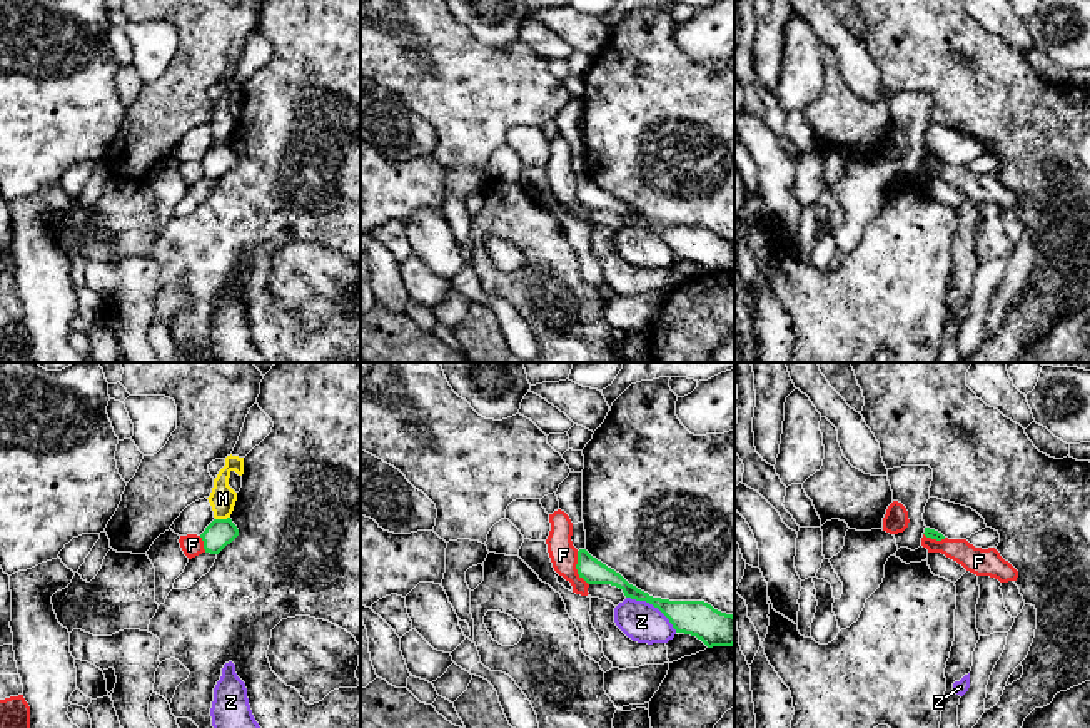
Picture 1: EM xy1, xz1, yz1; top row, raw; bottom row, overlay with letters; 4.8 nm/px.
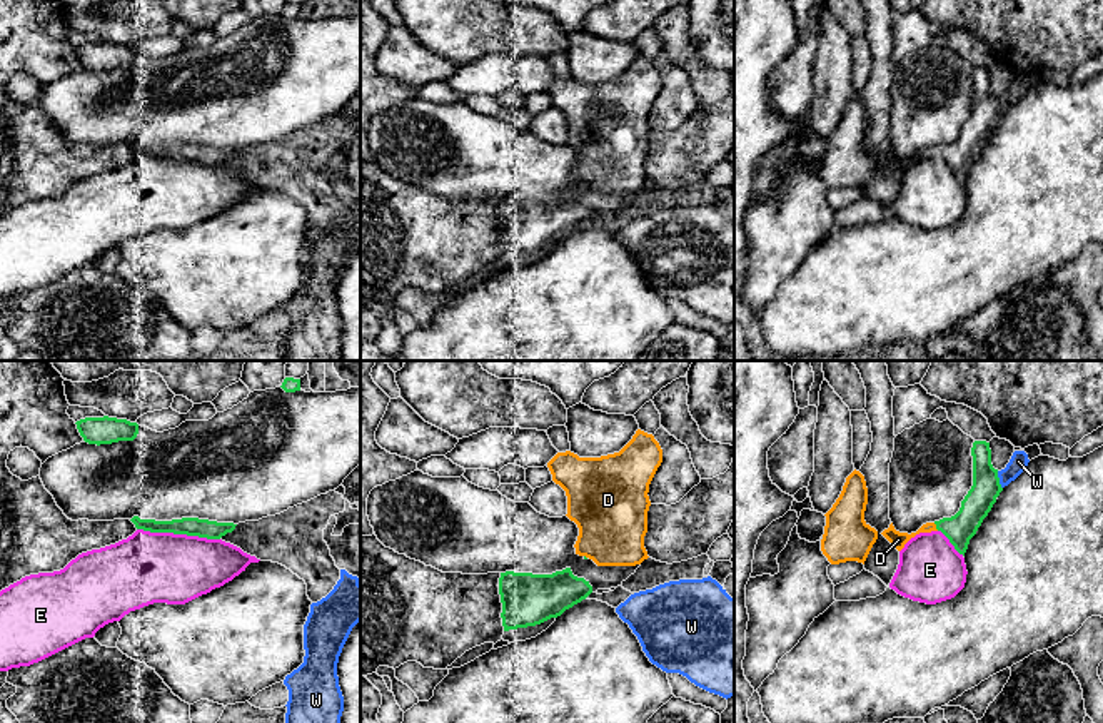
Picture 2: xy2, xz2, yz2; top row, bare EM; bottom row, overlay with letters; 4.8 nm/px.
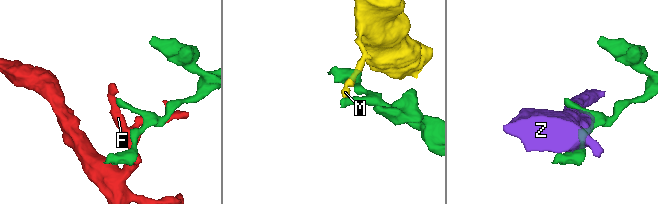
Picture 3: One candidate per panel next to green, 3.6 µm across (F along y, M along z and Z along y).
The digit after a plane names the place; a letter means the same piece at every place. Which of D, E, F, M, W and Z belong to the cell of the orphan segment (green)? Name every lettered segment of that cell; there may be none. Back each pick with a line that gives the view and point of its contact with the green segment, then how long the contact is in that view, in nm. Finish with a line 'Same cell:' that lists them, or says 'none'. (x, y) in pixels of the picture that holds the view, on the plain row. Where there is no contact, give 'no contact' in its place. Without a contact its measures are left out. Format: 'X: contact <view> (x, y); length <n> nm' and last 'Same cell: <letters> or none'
D: contact yz2 (936, 152); length 50 nm
Same cell: D

